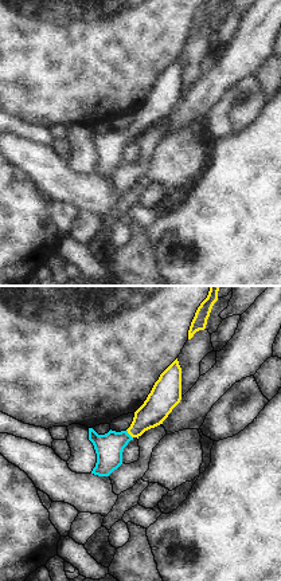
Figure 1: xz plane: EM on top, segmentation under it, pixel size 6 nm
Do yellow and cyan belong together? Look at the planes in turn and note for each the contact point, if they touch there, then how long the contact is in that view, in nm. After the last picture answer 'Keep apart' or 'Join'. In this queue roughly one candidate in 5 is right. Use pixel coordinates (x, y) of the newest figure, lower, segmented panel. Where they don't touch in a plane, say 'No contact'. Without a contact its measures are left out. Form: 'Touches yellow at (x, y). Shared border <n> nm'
Touches yellow at (128, 432). Shared border 70 nm.

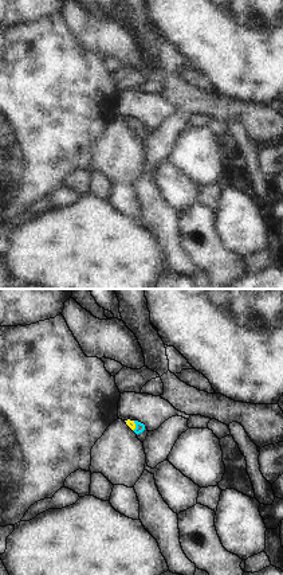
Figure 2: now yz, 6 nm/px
Touches yellow at (134, 426). Shared border 60 nm.

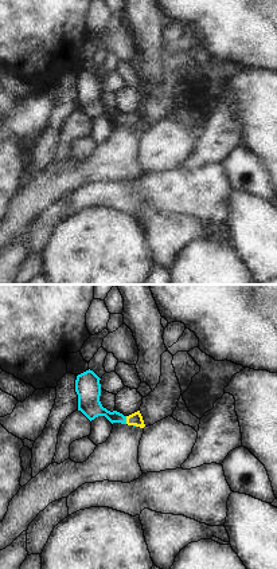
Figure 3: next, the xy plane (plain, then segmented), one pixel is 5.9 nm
Touches yellow at (127, 420). Shared border 50 nm.

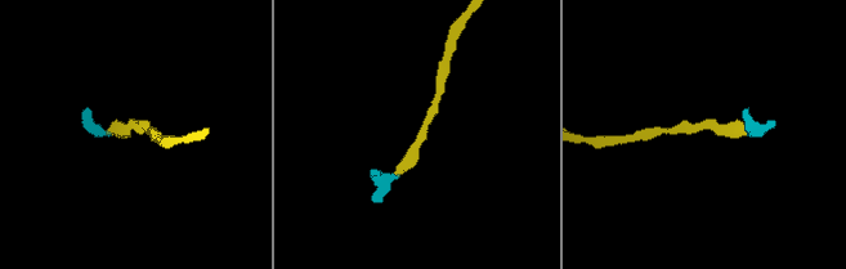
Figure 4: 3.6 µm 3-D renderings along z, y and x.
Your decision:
Join.

